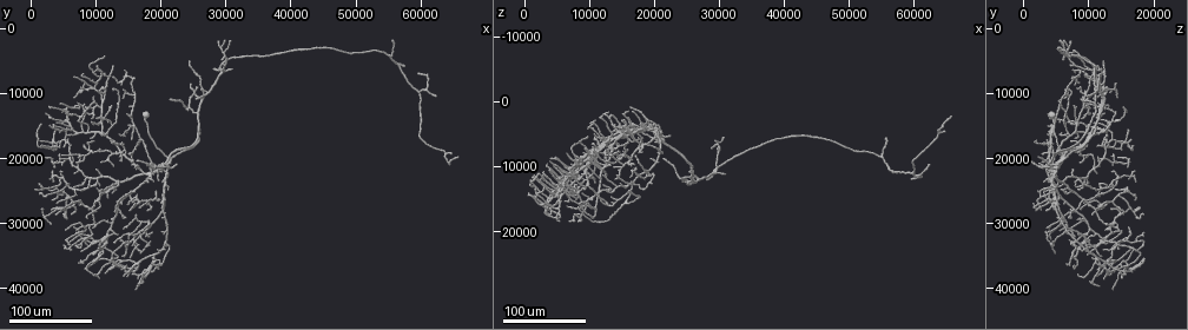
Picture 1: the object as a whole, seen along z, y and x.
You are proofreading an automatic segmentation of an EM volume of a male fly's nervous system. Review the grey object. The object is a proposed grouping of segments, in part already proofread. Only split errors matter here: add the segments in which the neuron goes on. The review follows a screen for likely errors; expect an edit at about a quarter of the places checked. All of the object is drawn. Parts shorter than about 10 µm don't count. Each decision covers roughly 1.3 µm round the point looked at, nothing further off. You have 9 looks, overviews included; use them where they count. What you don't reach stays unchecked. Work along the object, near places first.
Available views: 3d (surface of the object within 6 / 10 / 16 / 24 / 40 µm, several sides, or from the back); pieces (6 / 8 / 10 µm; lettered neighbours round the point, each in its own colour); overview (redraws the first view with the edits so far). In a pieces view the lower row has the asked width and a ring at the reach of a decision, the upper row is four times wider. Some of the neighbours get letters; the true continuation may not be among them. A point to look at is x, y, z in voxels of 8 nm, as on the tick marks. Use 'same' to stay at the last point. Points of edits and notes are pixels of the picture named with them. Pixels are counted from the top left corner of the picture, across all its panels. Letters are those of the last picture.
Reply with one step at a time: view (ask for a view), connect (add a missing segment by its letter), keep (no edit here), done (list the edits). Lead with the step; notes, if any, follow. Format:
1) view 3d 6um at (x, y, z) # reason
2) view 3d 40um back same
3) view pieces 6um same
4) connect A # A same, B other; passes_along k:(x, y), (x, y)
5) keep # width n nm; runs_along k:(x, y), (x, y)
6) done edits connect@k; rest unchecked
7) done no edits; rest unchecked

view 3d 40um at (14500, 36500, 7500) # thin end

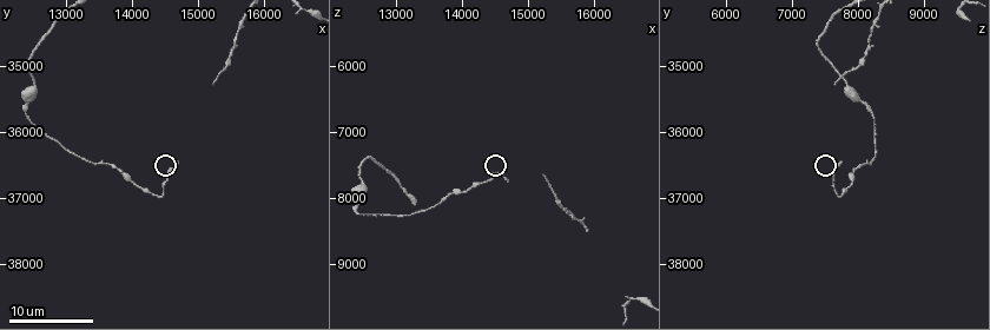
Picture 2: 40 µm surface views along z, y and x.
view pieces 6um at (14700, 36450, 7750)

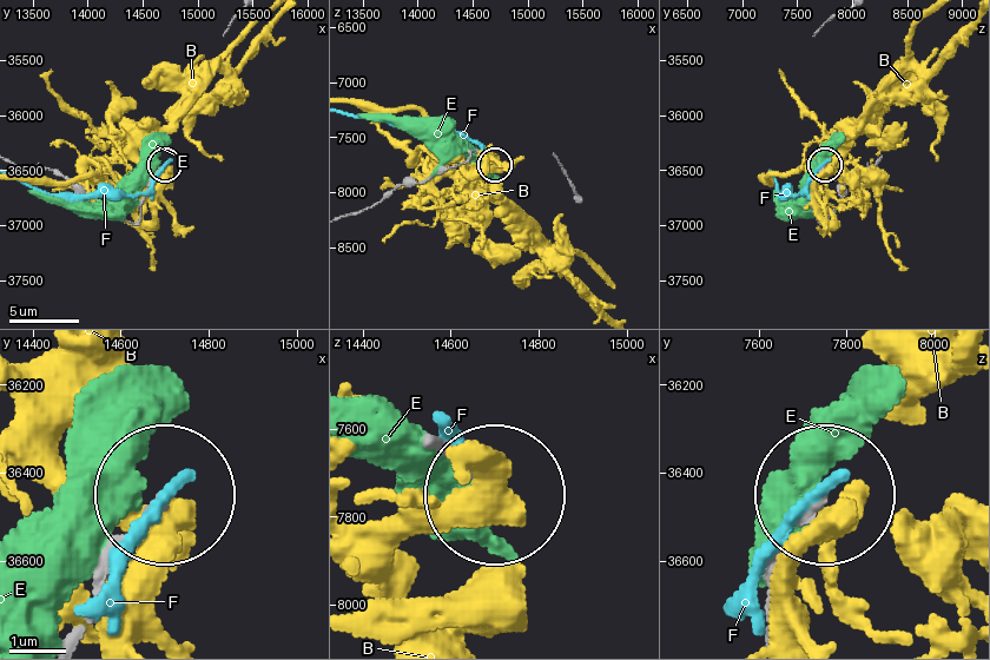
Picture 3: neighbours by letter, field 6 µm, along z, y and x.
keep # B other, E other, F other; runs_along 3:(76, 631), (104, 561), (165, 495); no lettered segment goes on from it

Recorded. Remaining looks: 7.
view 3d 24um at (30500, 6500, 11000) # tapers out

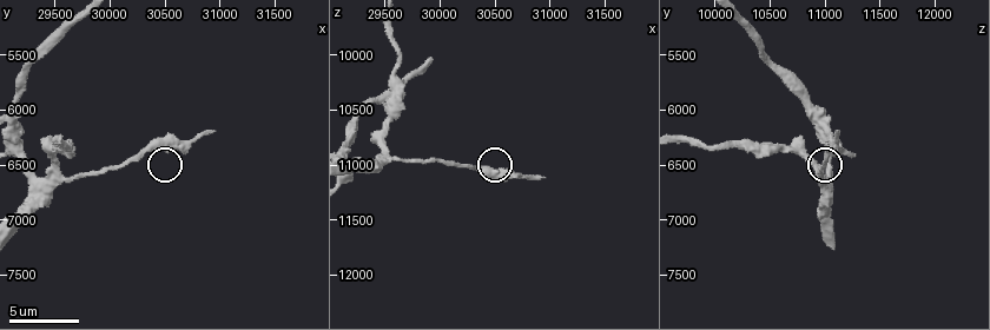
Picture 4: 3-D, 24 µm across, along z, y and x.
view pieces 6um at (30960, 6200, 11120)

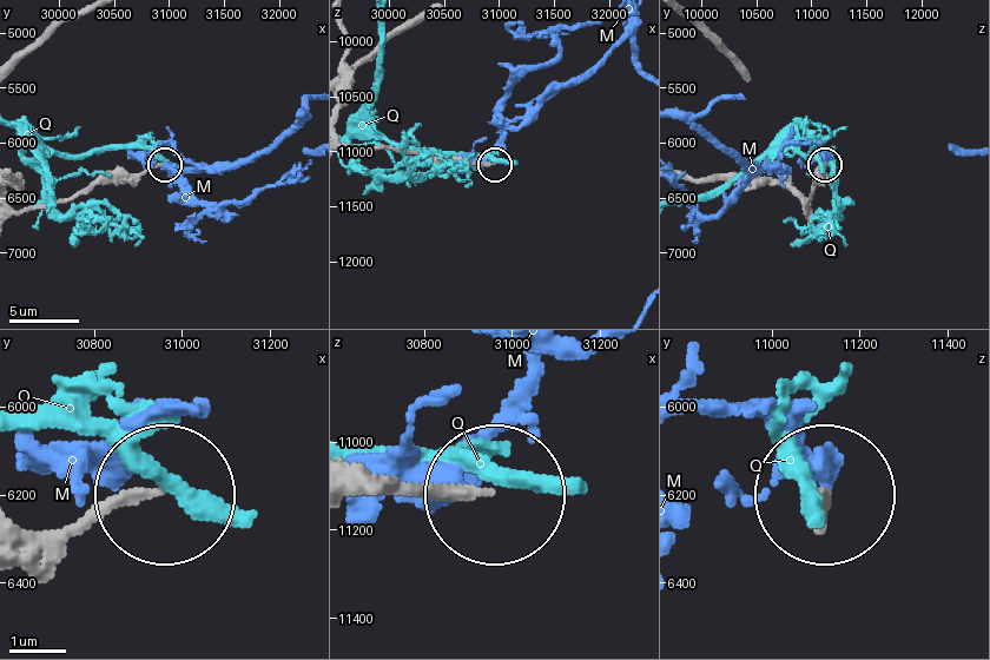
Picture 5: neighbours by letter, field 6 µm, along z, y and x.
keep # M other, Q other; runs_along 5:(27, 550), (70, 546), (164, 495); none of them fits

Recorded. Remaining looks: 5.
view 3d 24um at (7500, 34000, 17000) # thin end

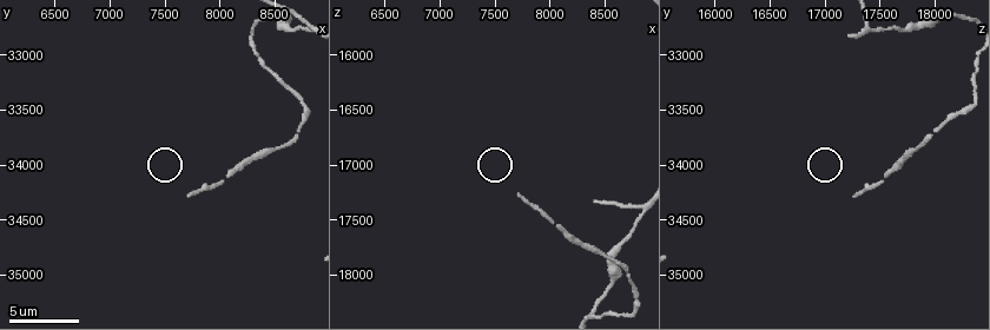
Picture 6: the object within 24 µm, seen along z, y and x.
view 3d 10um at (7740, 34300, 17300)

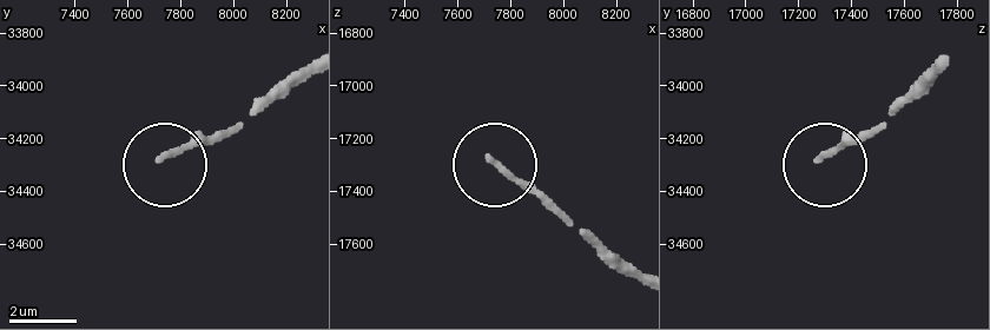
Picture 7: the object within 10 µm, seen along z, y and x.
view pieces 10um at (7730, 34270, 17280) # what lies round it

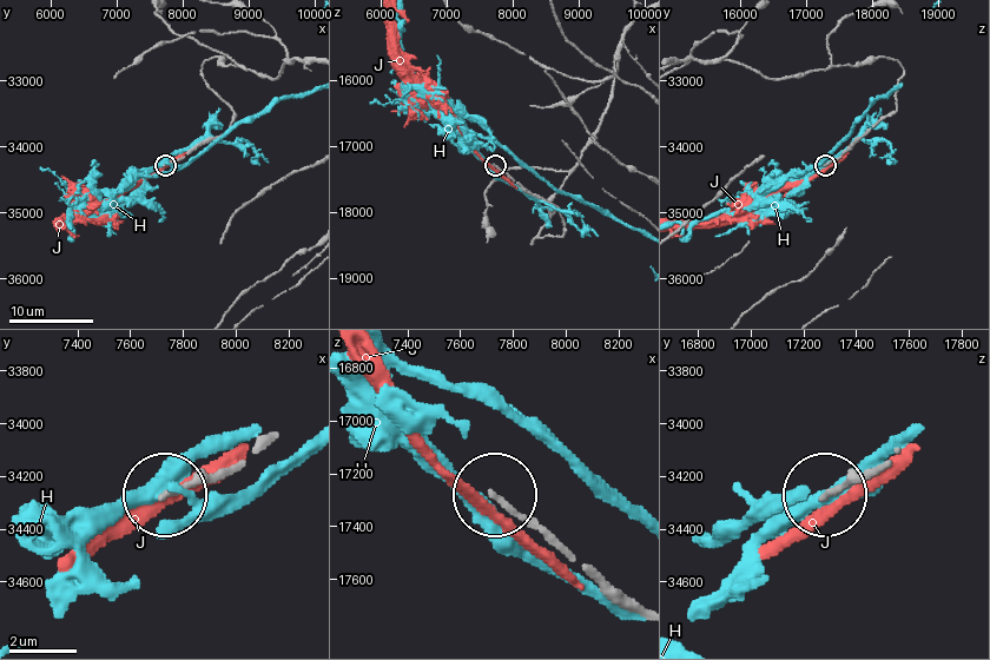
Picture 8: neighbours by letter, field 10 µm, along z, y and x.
keep # width 170 nm; H other, J other; runs_along 8:(530, 244), (560, 235), (563, 218), (495, 164); none of them fits

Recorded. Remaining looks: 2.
view 3d 40um at (3000, 30000, 13500) # long arm stops here

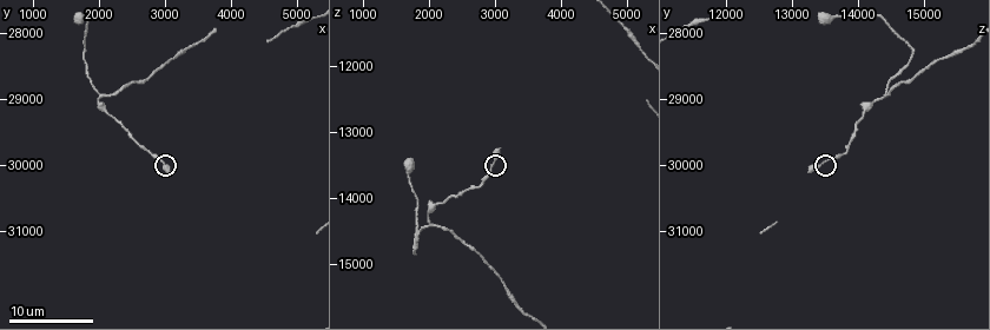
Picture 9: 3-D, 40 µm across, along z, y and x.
view pieces 8um at (3050, 30100, 13250)

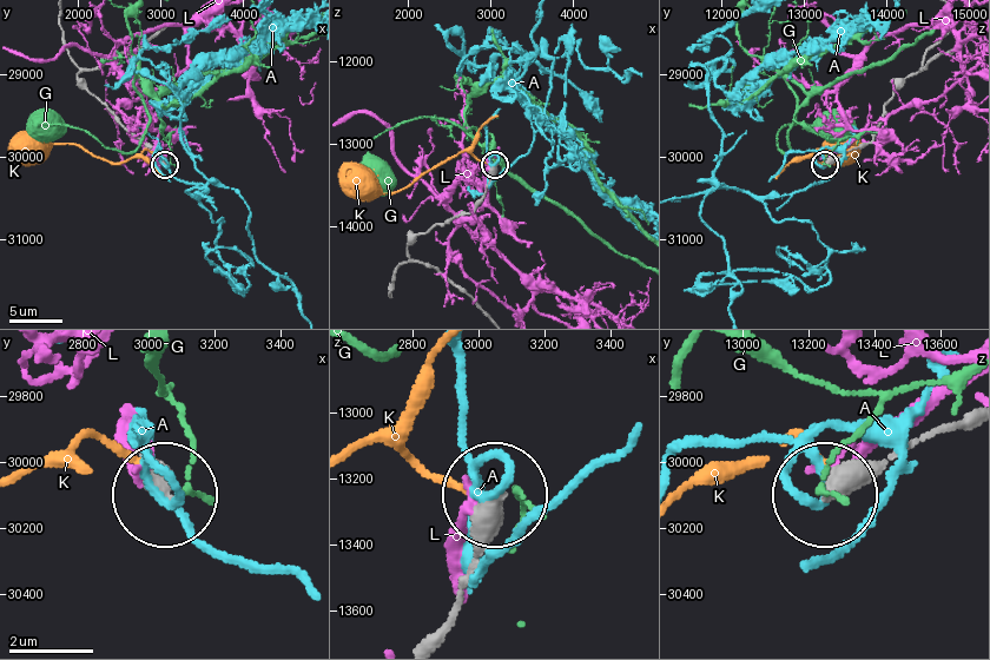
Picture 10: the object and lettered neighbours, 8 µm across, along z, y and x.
keep # width 350 nm; A other, G other, K other, L other; runs_along 10:(426, 637), (454, 606), (495, 503); none of them fits

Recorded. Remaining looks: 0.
done no edits; rest unchecked

